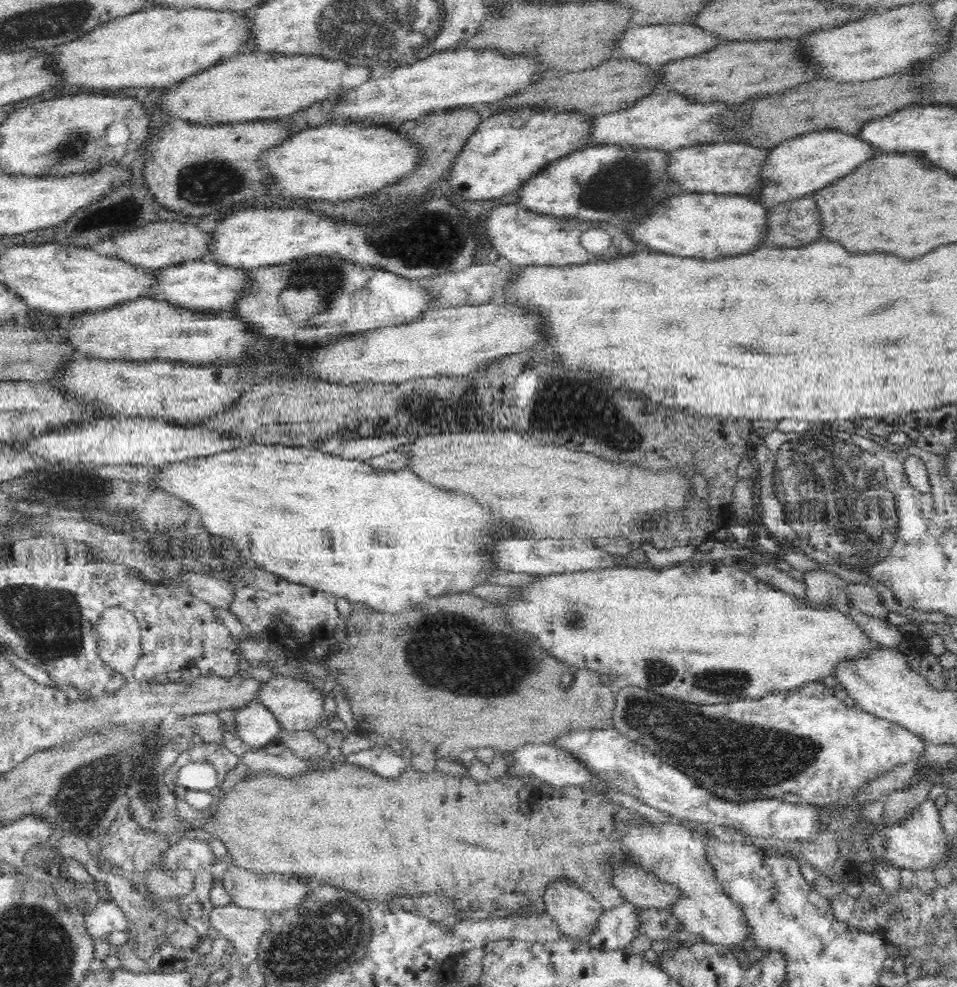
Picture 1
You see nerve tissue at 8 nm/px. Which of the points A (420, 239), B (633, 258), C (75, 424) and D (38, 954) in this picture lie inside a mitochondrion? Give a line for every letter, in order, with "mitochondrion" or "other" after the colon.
A: mitochondrion
B: other
C: other
D: mitochondrion

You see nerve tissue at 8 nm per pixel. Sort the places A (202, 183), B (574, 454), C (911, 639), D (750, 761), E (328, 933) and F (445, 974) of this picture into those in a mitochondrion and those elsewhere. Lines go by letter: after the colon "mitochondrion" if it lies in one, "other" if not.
A: mitochondrion
B: other
C: other
D: mitochondrion
E: mitochondrion
F: other

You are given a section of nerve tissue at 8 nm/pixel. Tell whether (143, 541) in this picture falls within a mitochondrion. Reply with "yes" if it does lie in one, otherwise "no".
no

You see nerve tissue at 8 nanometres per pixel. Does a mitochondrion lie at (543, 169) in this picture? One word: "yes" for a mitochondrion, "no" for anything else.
no

